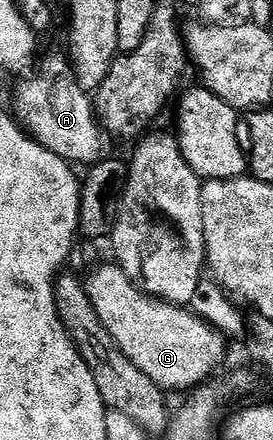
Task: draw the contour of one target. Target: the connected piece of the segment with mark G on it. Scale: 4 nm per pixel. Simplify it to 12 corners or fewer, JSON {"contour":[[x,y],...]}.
{"contour":[[121,266],[85,277],[97,319],[164,391],[190,391],[228,338],[143,293]]}

